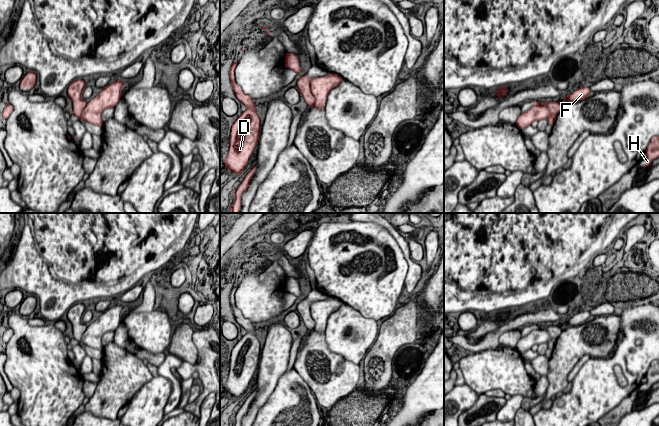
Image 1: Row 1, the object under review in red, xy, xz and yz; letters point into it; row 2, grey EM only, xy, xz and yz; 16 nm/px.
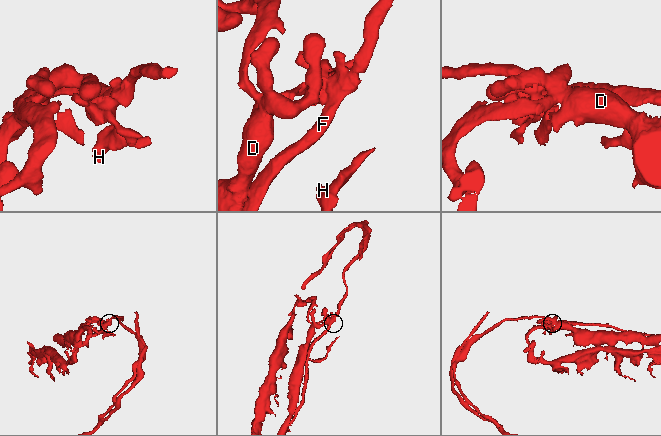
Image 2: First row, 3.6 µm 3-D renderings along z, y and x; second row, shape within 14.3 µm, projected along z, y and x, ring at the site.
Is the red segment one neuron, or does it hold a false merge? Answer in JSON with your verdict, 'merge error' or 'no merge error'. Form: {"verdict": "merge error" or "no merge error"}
{"verdict": "no merge error"}

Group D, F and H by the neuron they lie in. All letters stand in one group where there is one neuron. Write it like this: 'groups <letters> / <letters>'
groups D F H

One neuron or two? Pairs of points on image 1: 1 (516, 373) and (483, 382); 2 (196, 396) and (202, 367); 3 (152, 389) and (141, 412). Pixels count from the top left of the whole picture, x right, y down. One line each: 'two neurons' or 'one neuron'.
1: one neuron
2: one neuron
3: one neuron

